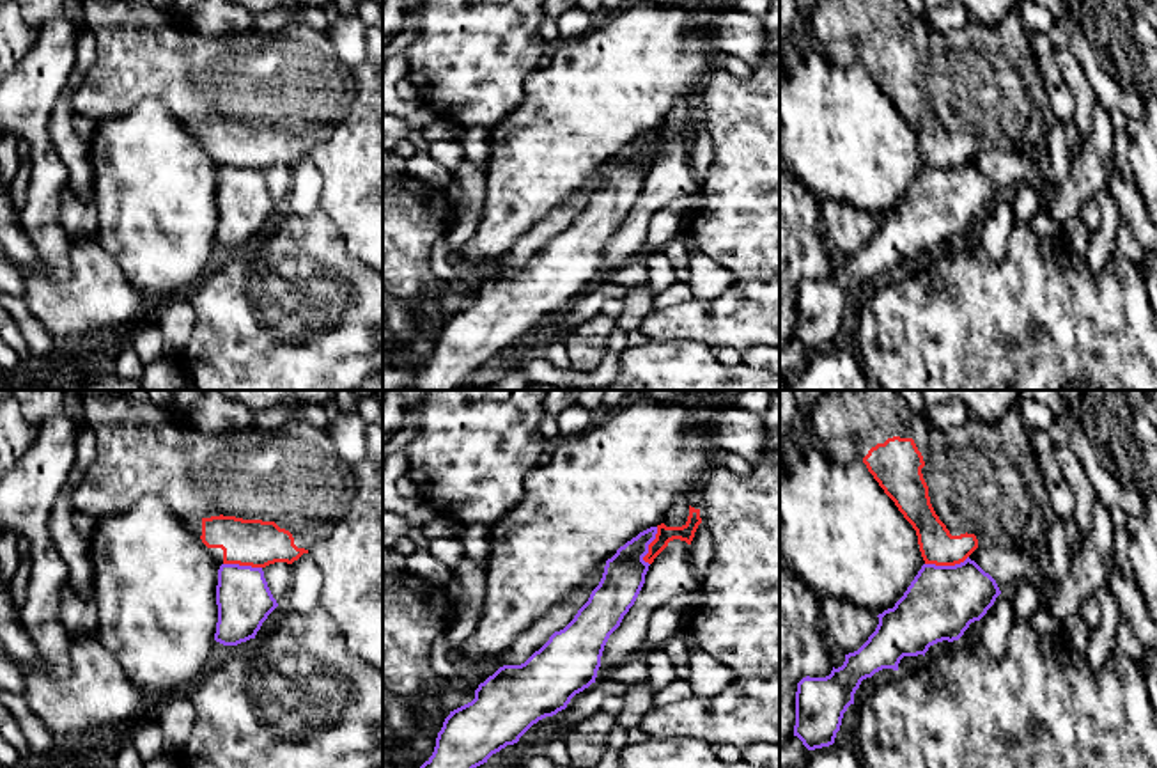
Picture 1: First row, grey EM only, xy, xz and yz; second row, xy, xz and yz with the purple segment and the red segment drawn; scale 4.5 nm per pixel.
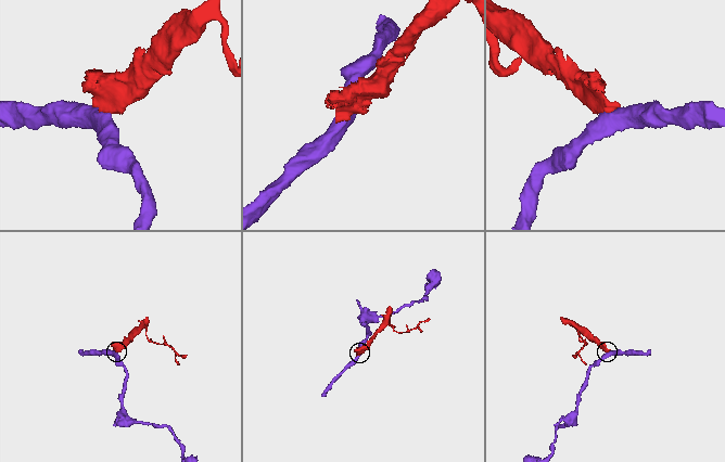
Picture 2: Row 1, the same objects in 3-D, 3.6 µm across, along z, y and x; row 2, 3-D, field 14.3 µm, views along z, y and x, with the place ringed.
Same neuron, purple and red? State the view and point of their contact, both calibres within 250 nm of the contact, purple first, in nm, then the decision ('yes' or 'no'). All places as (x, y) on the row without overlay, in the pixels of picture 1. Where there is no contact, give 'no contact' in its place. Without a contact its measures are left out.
contact yz (947, 169); calibres 320 and 160 nm; no

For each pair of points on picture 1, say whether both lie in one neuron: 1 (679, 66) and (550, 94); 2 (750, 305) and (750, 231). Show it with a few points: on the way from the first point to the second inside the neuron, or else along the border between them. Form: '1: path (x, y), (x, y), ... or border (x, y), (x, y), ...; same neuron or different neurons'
1: path (647, 66), (640, 66), (597, 94), (582, 94); same neuron
2: border (737, 279), (760, 281); different neurons

